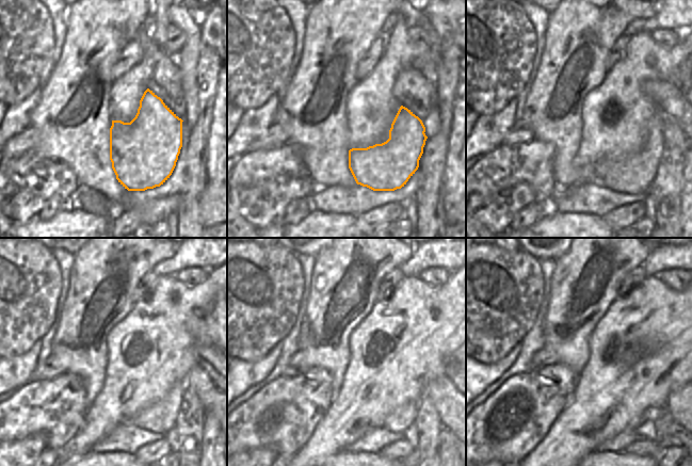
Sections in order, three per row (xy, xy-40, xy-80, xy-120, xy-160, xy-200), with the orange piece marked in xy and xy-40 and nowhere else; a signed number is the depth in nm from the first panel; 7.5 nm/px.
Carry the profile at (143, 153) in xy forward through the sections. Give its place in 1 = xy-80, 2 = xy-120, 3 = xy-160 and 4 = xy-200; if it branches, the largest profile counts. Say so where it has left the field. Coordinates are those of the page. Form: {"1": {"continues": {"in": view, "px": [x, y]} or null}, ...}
{"1": {"continues": {"in": "xy-80", "px": [634, 174]}}, "2": {"continues": {"in": "xy-120", "px": [160, 417]}}, "3": {"continues": {"in": "xy-160", "px": [403, 416]}}, "4": {"continues": {"in": "xy-200", "px": [649, 413]}}}

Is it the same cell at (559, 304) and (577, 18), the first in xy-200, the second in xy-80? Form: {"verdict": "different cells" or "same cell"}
{"verdict": "same cell"}

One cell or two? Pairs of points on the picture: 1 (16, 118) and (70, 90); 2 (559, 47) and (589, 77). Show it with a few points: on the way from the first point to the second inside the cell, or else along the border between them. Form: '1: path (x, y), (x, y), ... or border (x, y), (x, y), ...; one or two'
1: border (42, 86), (39, 101), (29, 117), (28, 126); two
2: path (577, 35), (585, 30), (602, 45), (595, 58); one

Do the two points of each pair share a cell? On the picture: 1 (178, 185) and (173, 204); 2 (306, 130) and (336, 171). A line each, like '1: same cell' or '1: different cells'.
1: different cells
2: same cell

